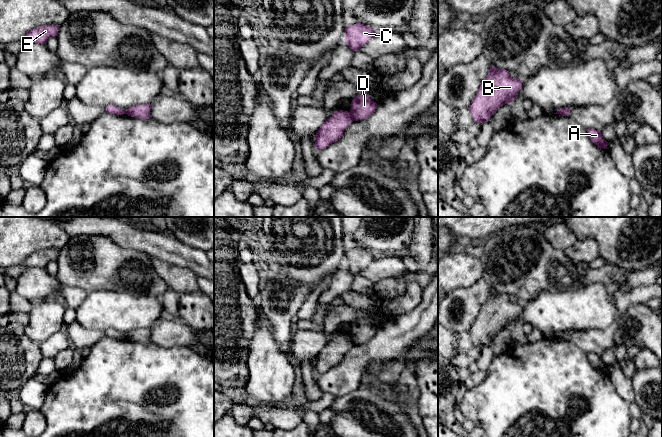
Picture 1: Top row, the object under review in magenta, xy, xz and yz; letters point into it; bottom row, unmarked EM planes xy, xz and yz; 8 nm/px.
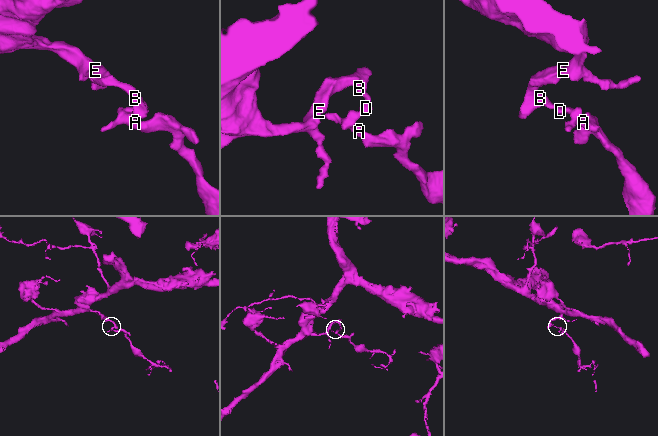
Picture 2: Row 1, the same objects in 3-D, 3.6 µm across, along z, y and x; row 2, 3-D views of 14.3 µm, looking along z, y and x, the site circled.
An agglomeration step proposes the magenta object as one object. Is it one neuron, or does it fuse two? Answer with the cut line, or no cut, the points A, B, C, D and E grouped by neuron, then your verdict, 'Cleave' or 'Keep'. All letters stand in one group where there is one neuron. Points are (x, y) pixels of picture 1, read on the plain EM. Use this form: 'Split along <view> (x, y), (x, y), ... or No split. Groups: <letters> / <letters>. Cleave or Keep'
Split along xz (349, 336), (354, 344). Groups: A / B C D E. Cleave

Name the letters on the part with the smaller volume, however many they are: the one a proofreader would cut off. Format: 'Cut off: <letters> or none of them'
Cut off: A

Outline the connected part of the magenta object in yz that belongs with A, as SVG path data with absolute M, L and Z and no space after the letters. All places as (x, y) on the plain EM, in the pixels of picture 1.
M586 353L591 365L598 371L607 373L608 366L603 362L601 355L595 353Z

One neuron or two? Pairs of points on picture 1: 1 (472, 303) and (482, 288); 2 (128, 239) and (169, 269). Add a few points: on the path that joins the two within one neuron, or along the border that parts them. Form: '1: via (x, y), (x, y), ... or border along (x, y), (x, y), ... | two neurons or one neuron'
1: via (472, 299), (479, 292) | one neuron
2: border along (152, 257), (178, 265) | two neurons

